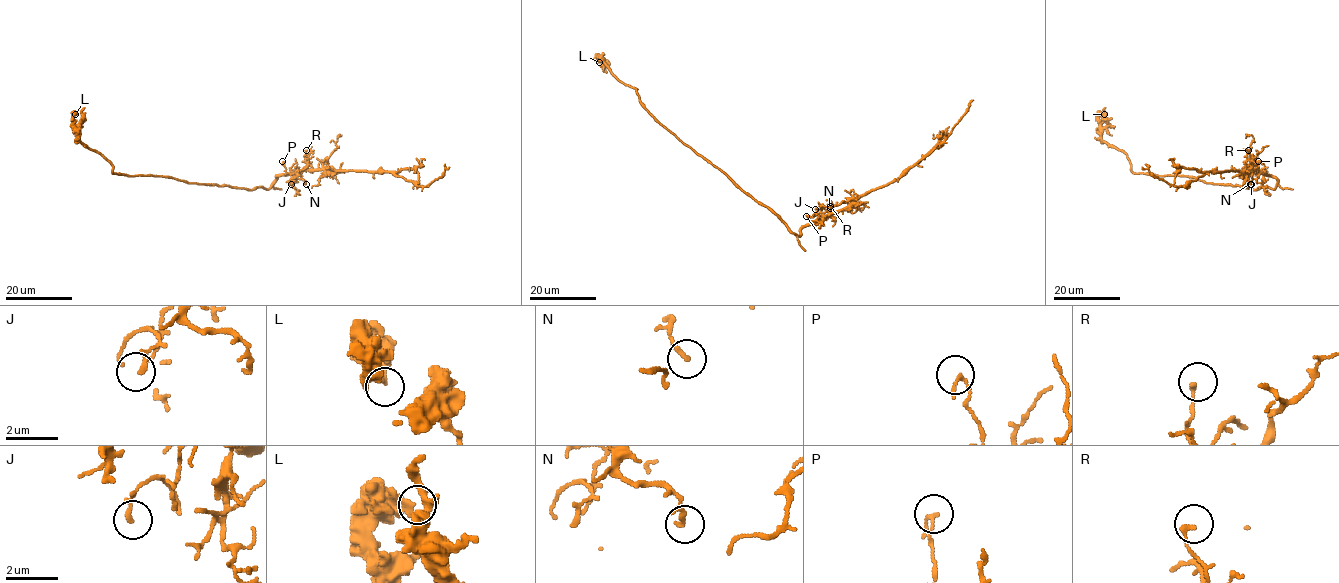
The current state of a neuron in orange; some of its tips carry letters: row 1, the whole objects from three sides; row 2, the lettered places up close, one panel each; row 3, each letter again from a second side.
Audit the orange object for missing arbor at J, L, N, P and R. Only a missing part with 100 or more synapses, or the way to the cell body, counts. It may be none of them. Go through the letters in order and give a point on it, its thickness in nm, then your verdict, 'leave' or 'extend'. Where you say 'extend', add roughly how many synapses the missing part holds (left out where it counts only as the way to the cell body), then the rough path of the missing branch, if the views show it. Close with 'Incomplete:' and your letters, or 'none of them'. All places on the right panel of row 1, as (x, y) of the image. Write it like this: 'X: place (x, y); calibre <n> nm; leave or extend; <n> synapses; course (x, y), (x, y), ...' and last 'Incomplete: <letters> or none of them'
J: place (1251, 184); calibre 190 nm; leave
L: place (1104, 114); calibre 280 nm; leave
N: place (1250, 184); calibre 190 nm; leave
P: place (1258, 161); calibre 140 nm; leave
R: place (1248, 150); calibre 180 nm; leave
Incomplete: none of them

